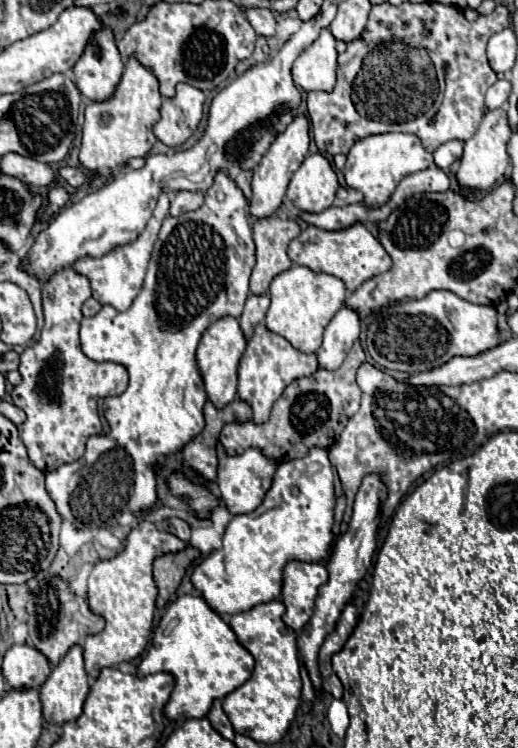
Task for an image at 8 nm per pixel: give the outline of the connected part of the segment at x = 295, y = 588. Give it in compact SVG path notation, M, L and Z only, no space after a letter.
M289 561L283 571L281 601L287 611L283 615L285 625L301 631L311 619L315 597L319 587L327 581L327 569L321 563Z

